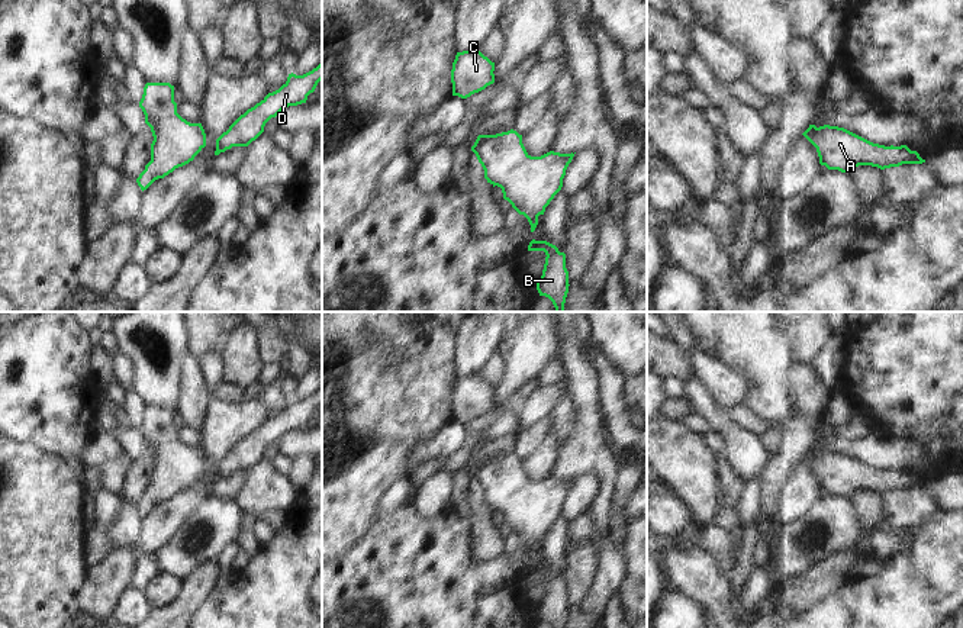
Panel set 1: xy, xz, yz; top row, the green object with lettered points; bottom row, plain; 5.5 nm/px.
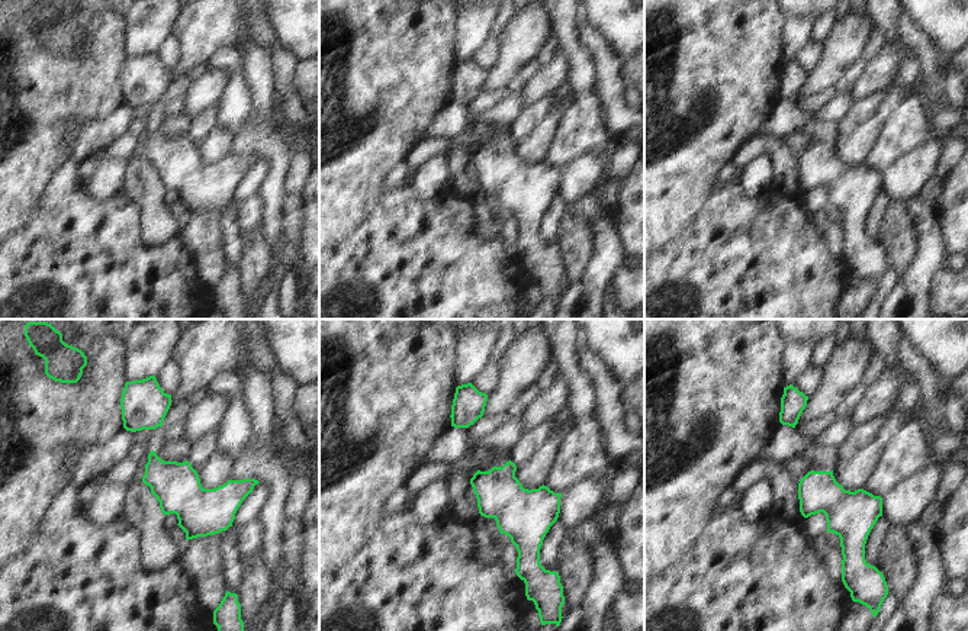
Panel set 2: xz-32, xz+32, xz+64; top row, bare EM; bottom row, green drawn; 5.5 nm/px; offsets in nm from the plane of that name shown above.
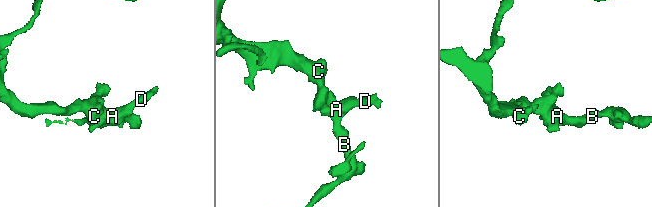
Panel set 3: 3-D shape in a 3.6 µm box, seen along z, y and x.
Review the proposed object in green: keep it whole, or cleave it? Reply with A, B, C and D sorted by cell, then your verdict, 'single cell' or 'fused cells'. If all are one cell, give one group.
A B C D; single cell

